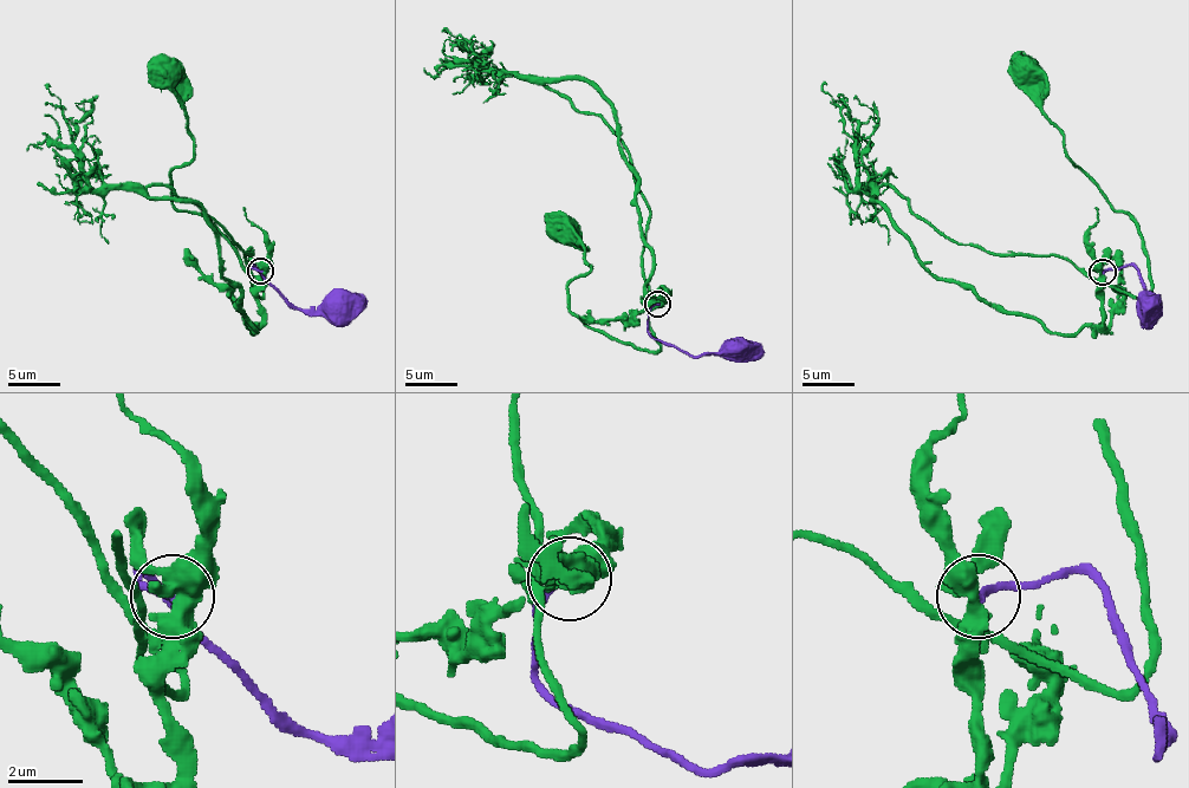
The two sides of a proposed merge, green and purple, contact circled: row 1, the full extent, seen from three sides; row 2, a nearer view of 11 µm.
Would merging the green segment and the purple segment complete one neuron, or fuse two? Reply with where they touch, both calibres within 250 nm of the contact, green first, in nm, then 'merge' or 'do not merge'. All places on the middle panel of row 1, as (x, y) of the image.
at (657, 304); 440 nm thick on the green side, 180 nm on the other; do not merge

